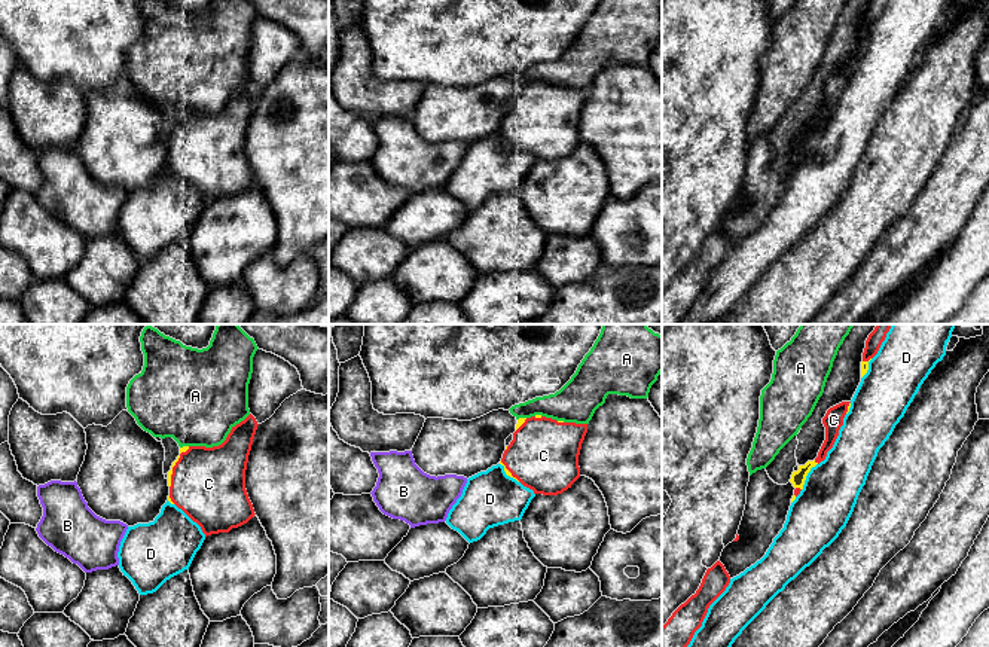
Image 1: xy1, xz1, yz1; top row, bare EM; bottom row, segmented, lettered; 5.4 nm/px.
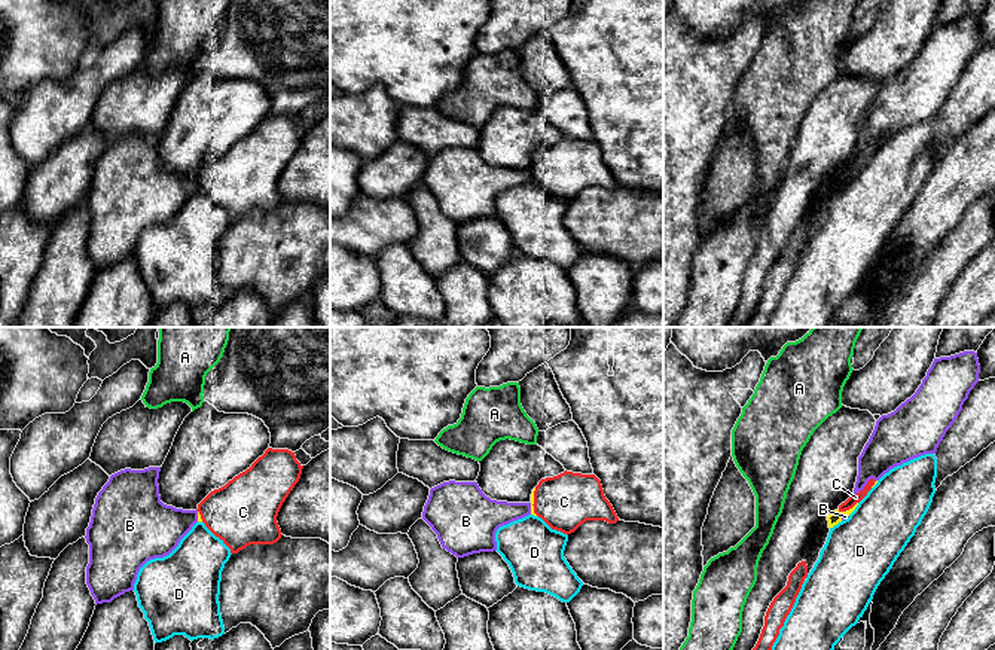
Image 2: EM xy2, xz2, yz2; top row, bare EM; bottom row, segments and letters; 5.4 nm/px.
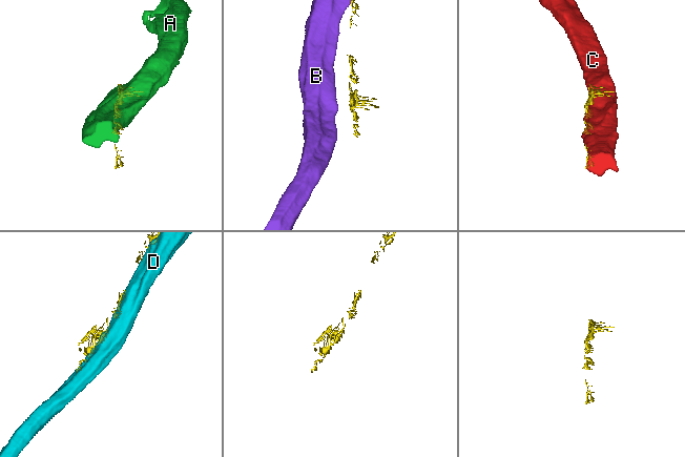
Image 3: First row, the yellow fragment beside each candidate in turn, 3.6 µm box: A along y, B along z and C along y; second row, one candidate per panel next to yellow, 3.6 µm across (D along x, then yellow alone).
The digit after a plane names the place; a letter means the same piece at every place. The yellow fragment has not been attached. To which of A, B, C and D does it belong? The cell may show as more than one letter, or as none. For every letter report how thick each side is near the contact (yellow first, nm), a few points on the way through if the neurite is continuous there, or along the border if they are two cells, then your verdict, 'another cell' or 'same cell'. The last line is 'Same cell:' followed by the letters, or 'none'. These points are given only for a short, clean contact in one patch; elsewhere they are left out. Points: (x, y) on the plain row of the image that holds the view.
A: 30/460 nm | another cell
B: 20/180 nm | another cell
C: 70/60 nm | same cell
D: 80/300 nm | another cell
Same cell: C

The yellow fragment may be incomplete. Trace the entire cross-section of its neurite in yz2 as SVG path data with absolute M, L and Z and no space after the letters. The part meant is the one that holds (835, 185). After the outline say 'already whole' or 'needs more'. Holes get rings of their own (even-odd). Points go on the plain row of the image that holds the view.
M870 146L867 149L867 152L864 153L863 158L860 158L858 161L852 161L845 170L842 170L839 173L837 177L834 177L833 180L830 180L827 183L827 187L828 187L828 195L833 195L834 192L837 192L839 189L842 189L842 184L845 181L851 181L855 174L858 173L858 170L867 162L867 159L878 150L878 147L875 146Z; needs more

